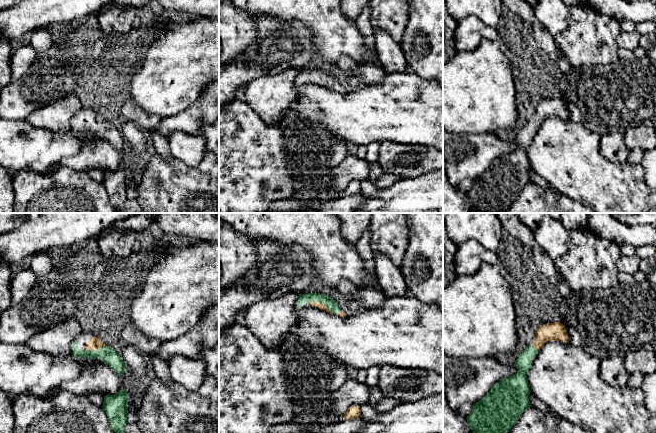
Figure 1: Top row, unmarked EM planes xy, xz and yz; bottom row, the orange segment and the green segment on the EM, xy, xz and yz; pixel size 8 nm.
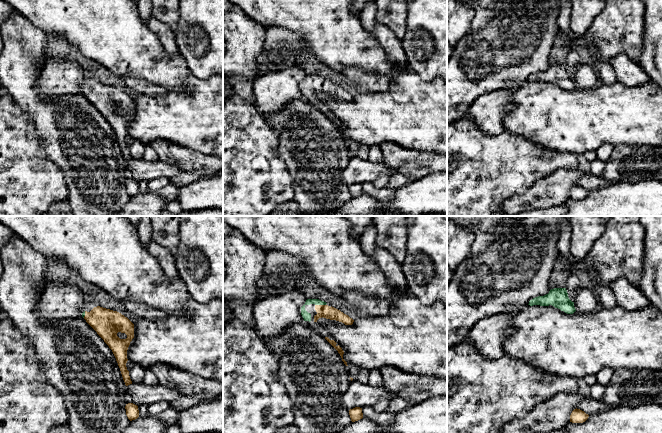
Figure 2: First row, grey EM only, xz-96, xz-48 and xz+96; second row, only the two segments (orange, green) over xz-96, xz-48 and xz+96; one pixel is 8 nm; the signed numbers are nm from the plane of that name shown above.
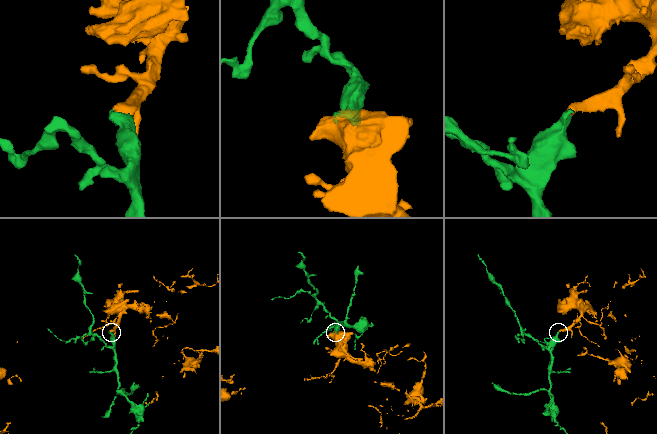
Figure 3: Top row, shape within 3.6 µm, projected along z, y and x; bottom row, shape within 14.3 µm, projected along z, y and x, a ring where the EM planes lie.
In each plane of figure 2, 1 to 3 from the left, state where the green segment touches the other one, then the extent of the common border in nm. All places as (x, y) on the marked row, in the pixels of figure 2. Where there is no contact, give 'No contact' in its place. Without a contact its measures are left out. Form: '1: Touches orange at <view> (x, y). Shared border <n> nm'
1: Touches orange at xz-96 (85, 314). Shared border 60 nm
2: Touches orange at xz-48 (320, 305). Shared border 90 nm
3: No contact

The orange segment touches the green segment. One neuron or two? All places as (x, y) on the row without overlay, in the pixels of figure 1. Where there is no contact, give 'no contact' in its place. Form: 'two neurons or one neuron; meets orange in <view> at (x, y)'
one neuron; meets orange in xz at (326, 83)

